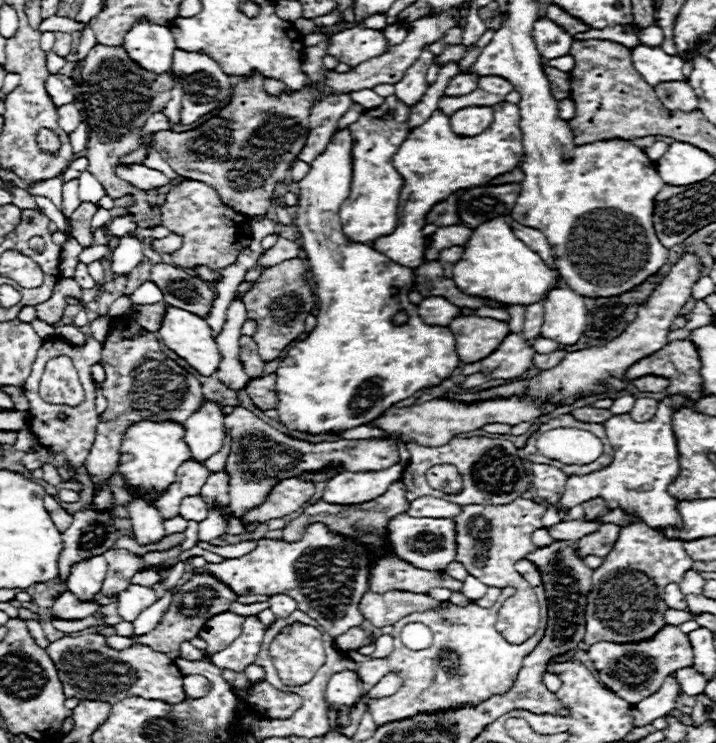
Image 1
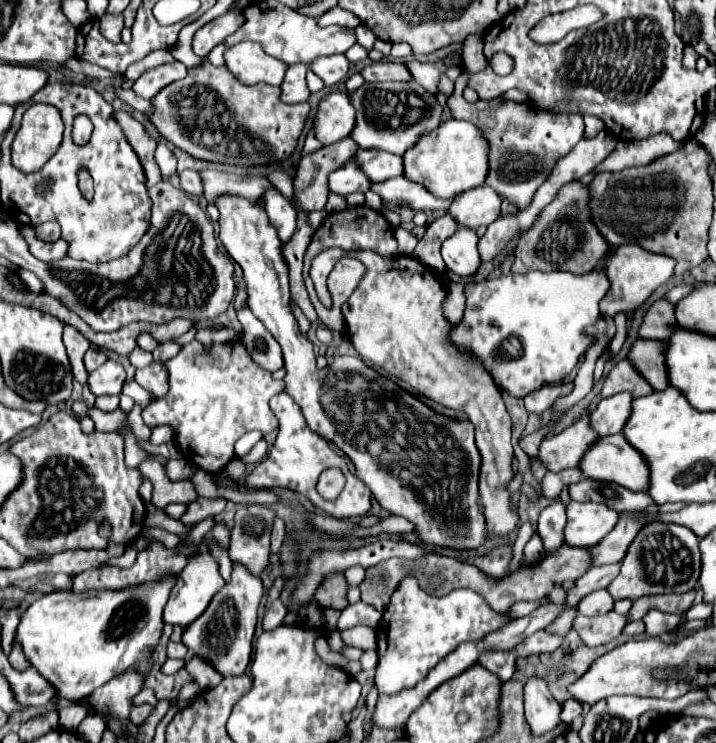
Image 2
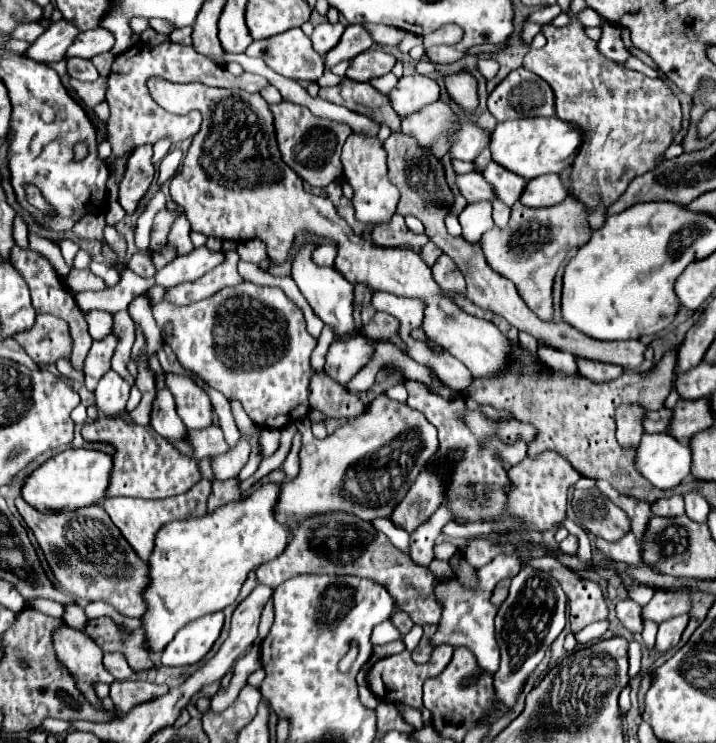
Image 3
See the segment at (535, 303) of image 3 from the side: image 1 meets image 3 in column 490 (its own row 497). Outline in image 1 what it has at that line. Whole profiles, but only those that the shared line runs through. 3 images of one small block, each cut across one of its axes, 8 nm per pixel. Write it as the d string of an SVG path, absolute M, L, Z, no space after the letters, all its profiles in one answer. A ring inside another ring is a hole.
M236 406L228 416L224 416L224 432L230 432L232 446L226 458L226 470L230 474L228 496L234 518L242 520L250 508L266 502L270 490L286 478L294 478L304 472L324 470L328 464L342 468L342 472L378 472L400 462L398 444L390 440L338 440L310 444L290 438L276 428L268 426L256 418L250 410Z

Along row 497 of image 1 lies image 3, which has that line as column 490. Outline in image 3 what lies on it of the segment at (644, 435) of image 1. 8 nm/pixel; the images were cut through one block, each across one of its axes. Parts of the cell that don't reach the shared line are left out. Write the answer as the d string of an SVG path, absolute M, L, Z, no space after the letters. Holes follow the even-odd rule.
M498 556L490 564L476 570L474 588L466 588L458 576L438 580L438 584L434 586L434 596L442 608L442 616L438 622L438 630L430 636L430 644L434 648L442 646L442 644L450 644L452 648L464 646L476 656L478 664L484 670L496 672L498 662L500 662L500 650L494 640L494 614L498 608L490 602L490 596L500 580L514 578L514 574L518 574L518 570L520 570L518 556Z

